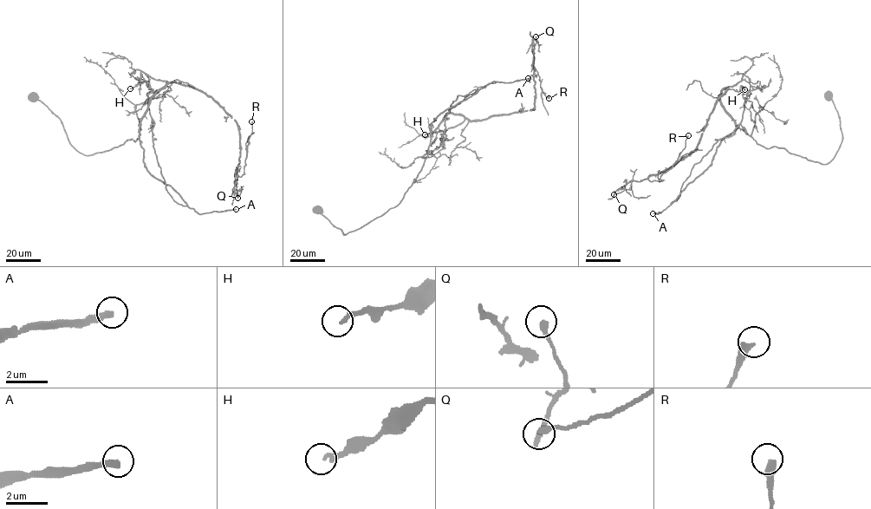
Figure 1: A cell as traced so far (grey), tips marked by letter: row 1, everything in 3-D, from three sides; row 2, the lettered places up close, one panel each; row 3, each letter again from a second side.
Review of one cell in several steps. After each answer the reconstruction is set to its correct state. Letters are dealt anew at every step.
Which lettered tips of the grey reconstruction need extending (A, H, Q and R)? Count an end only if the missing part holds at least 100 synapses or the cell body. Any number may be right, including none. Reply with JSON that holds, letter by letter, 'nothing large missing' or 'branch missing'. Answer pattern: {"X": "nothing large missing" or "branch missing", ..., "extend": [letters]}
{"A": "branch missing", "H": "nothing large missing", "Q": "nothing large missing", "R": "nothing large missing", "extend": ["A"]}

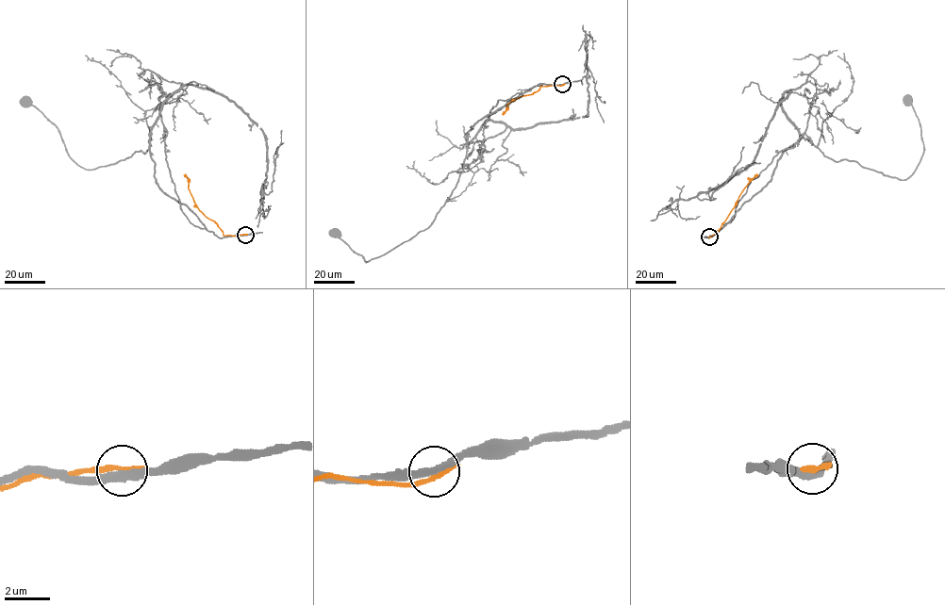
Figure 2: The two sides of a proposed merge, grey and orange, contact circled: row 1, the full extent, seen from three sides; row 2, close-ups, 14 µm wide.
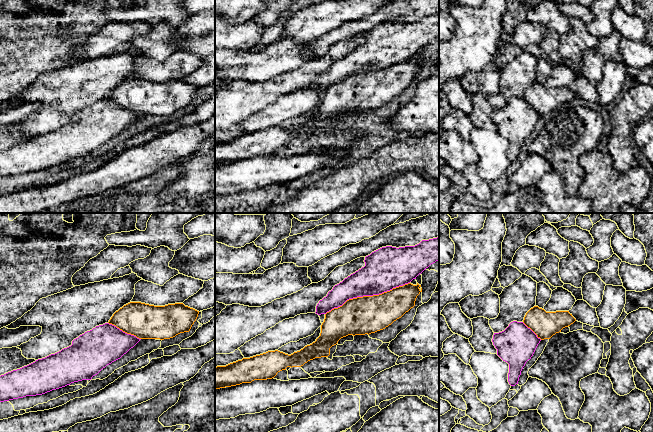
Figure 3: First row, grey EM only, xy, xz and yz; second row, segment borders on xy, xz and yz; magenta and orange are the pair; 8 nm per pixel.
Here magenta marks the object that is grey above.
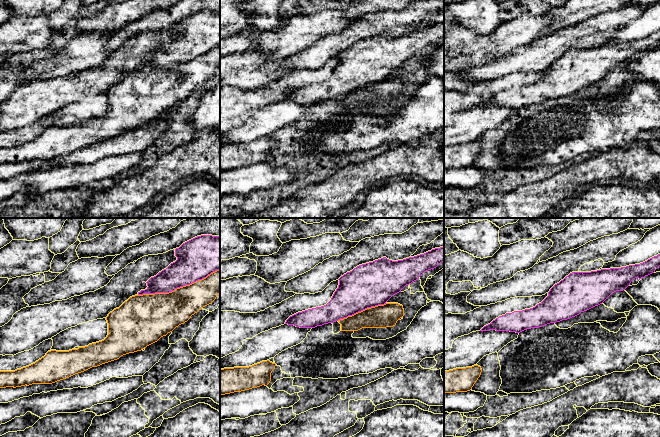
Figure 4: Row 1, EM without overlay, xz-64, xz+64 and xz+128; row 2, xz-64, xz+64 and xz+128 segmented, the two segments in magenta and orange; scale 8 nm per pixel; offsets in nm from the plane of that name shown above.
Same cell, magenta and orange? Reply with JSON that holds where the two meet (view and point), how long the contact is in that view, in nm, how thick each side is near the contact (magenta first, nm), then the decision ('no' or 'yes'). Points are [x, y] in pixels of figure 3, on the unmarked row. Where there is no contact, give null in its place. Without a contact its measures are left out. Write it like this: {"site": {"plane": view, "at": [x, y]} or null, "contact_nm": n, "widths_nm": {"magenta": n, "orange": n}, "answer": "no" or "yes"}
{"site": {"plane": "xz", "at": [367, 71]}, "contact_nm": 750, "widths_nm": {"magenta": 320, "orange": 300}, "answer": "no"}

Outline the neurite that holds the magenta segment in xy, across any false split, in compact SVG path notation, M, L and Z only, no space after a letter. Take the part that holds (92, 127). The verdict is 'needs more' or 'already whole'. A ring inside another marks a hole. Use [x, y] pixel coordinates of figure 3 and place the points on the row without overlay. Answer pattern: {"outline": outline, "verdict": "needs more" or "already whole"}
{"outline": "M109 99L96 102L74 115L71 122L45 134L38 135L20 145L1 151L0 178L26 172L42 171L74 158L91 156L107 141L120 135L140 116Z", "verdict": "already whole"}

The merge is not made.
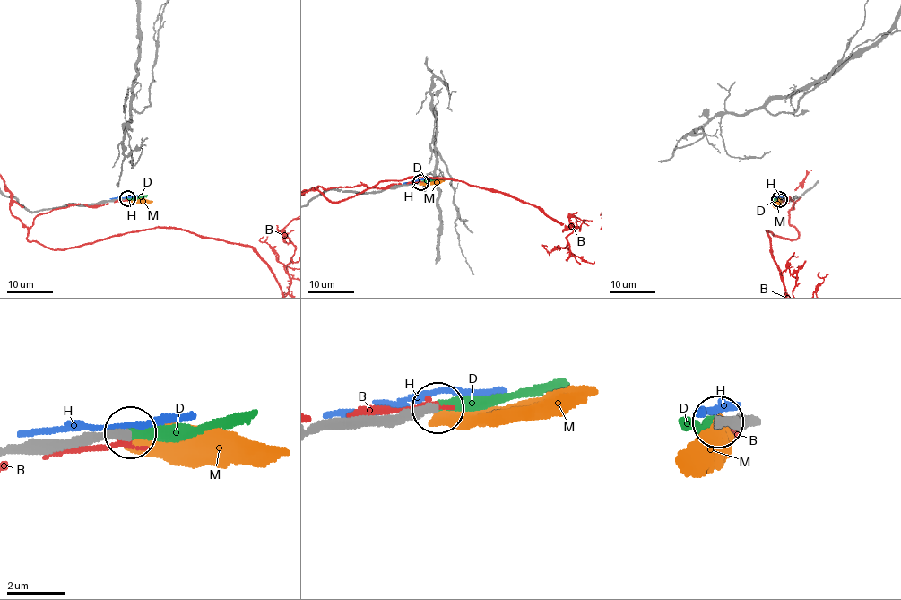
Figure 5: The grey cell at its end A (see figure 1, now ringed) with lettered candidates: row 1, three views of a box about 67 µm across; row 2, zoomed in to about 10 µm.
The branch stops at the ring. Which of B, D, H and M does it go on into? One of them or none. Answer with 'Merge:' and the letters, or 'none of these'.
Merge: D

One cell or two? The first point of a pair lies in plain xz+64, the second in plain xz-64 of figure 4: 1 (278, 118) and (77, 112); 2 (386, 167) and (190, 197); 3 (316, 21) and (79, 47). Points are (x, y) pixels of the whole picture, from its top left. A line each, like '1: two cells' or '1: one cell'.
1: one cell
2: two cells
3: two cells

